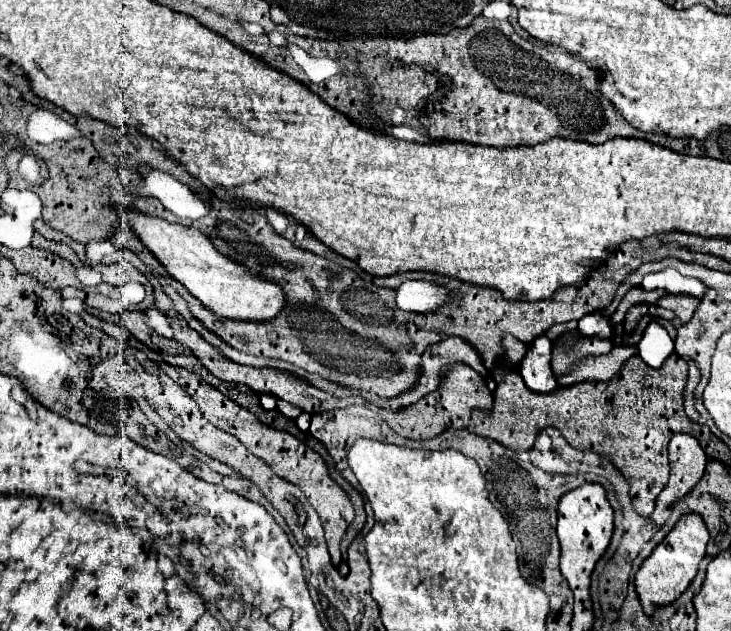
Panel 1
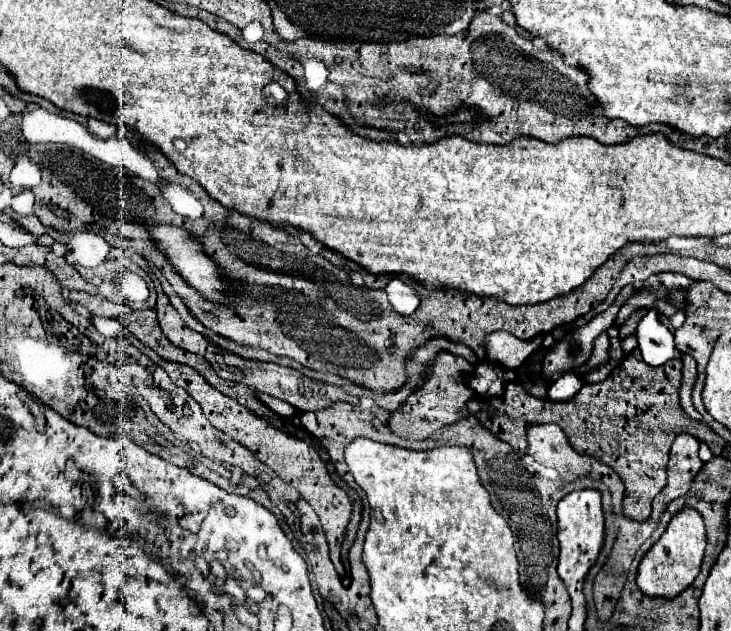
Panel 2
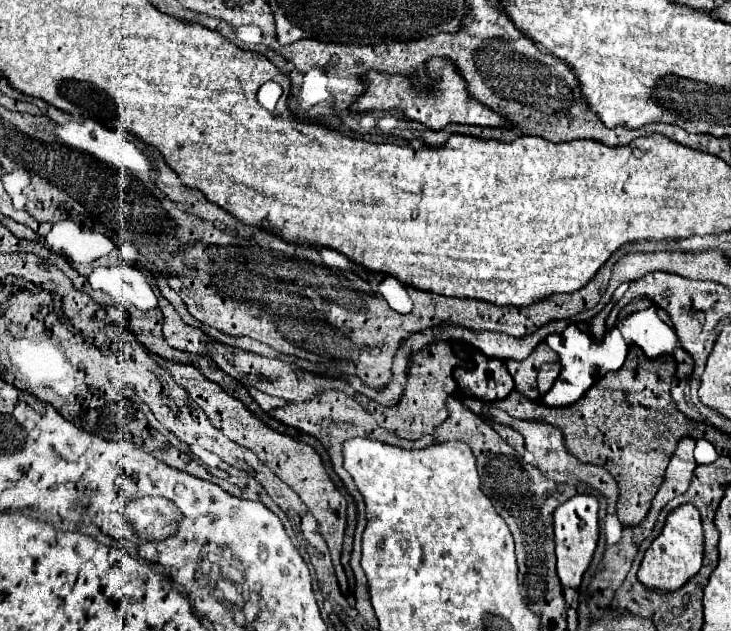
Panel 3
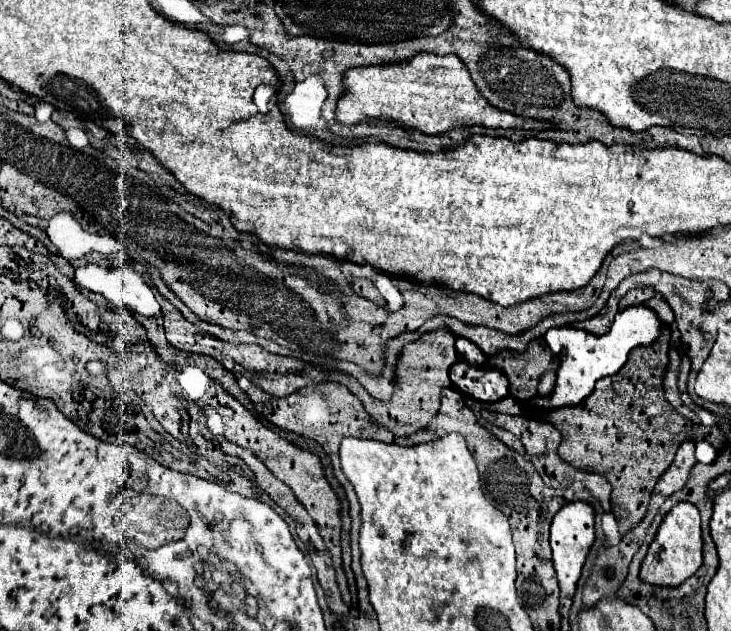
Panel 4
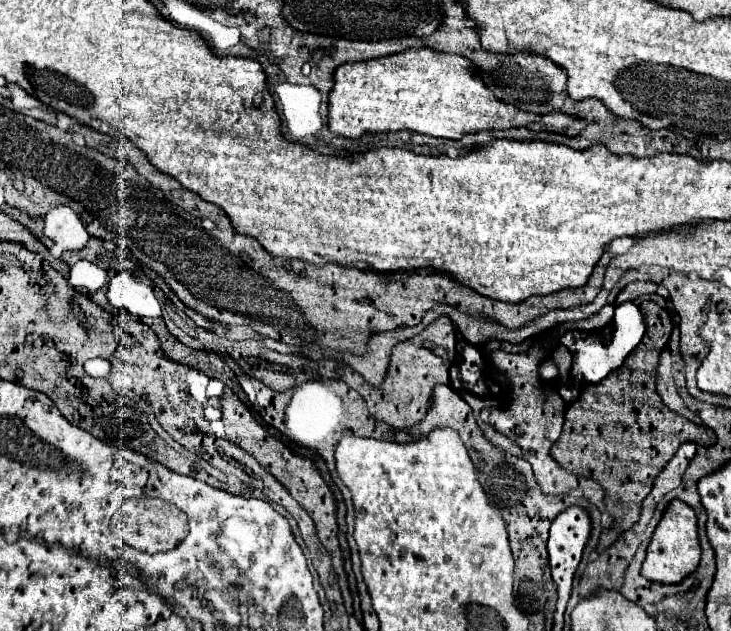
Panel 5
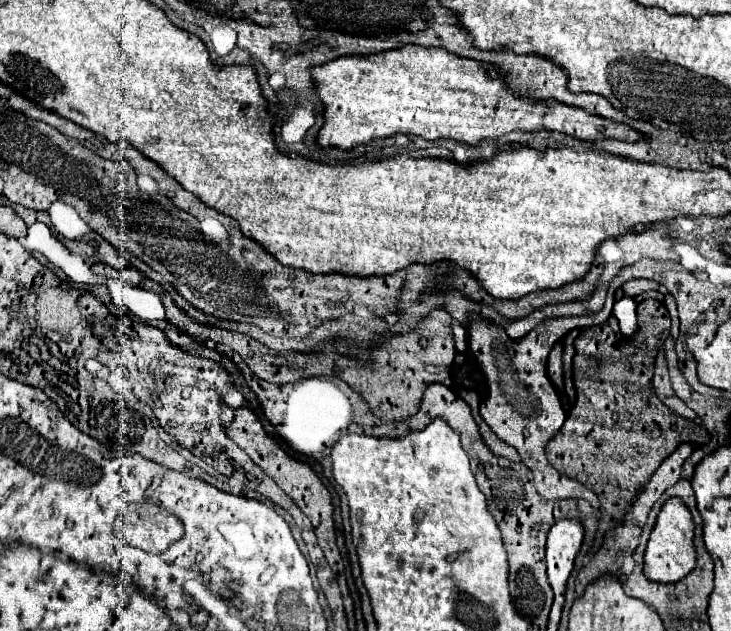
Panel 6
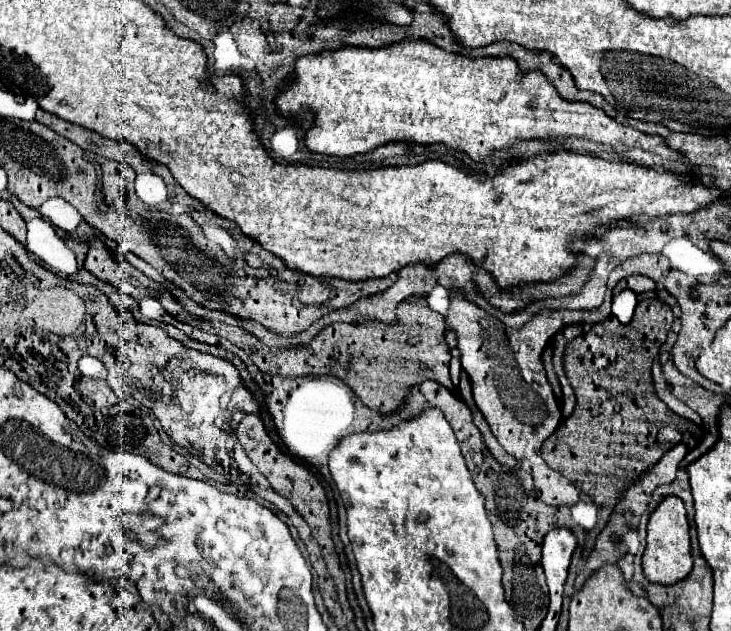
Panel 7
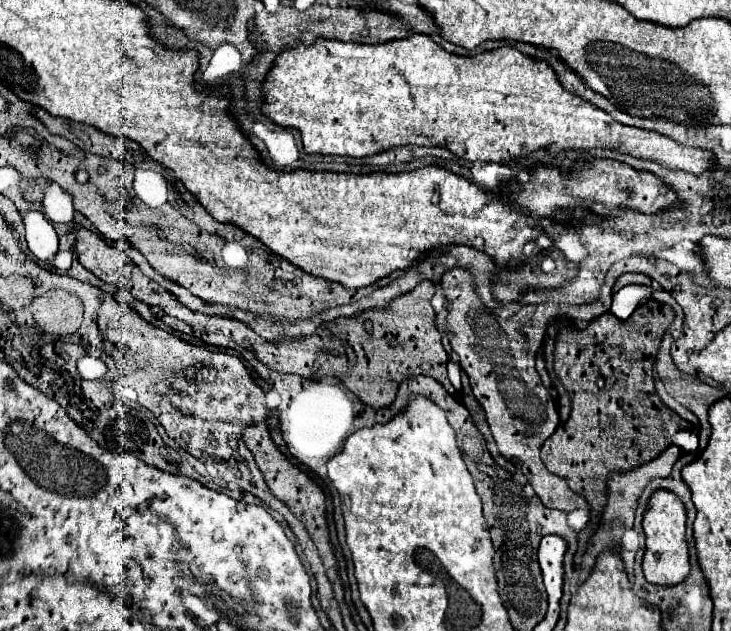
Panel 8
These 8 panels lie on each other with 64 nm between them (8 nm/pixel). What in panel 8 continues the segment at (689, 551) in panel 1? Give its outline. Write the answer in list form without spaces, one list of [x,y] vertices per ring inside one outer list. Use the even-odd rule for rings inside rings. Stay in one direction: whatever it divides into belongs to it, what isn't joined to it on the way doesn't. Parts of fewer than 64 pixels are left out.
[[[658,490],[650,498],[648,512],[644,516],[644,534],[646,534],[646,552],[642,568],[646,580],[660,586],[680,584],[690,572],[688,544],[686,544],[686,514],[682,500],[666,490]]]

